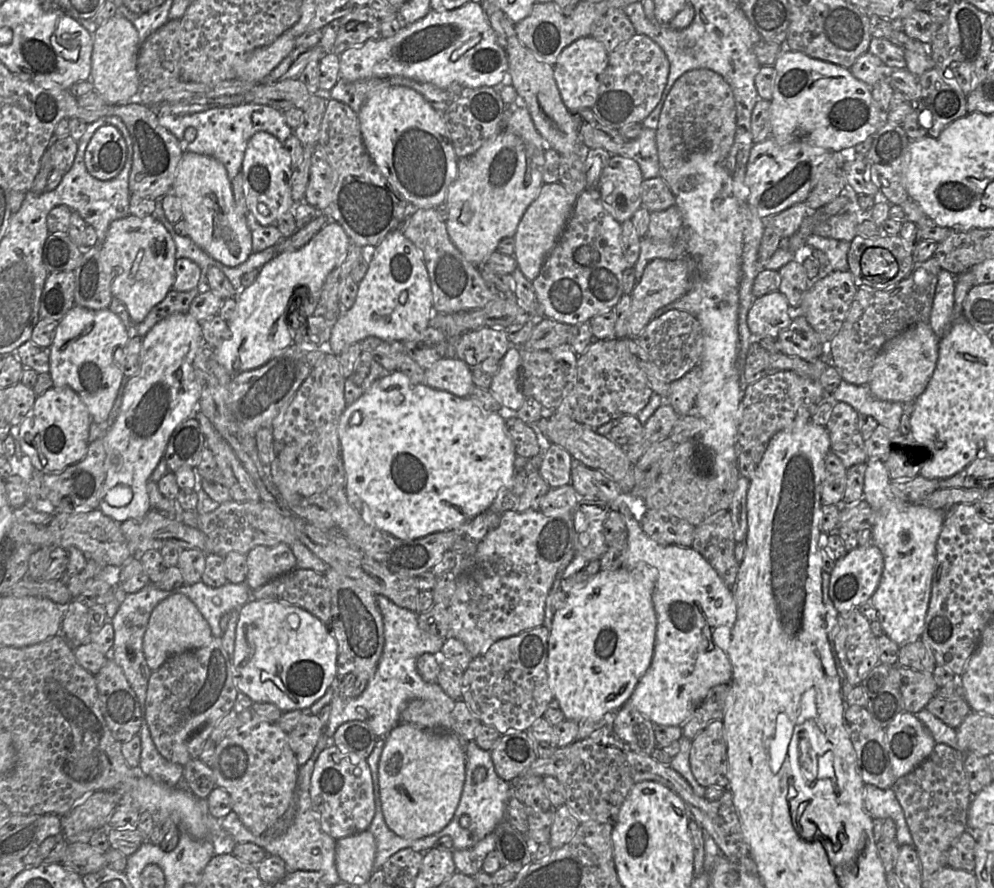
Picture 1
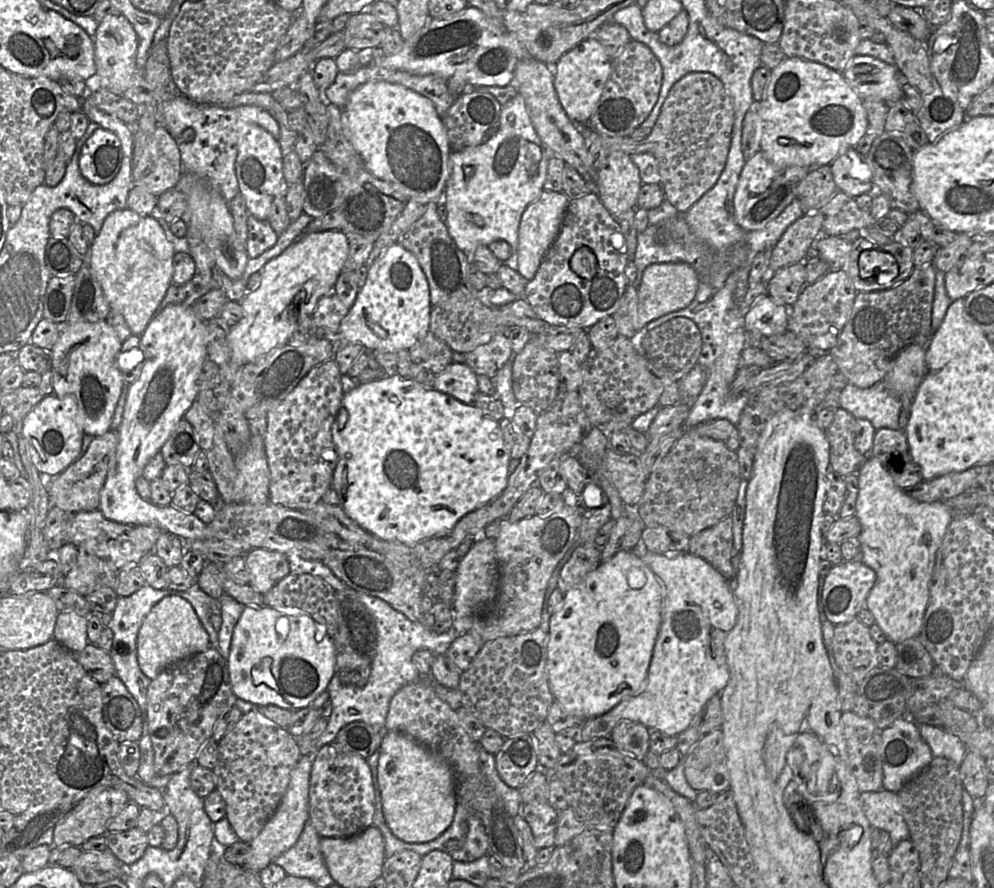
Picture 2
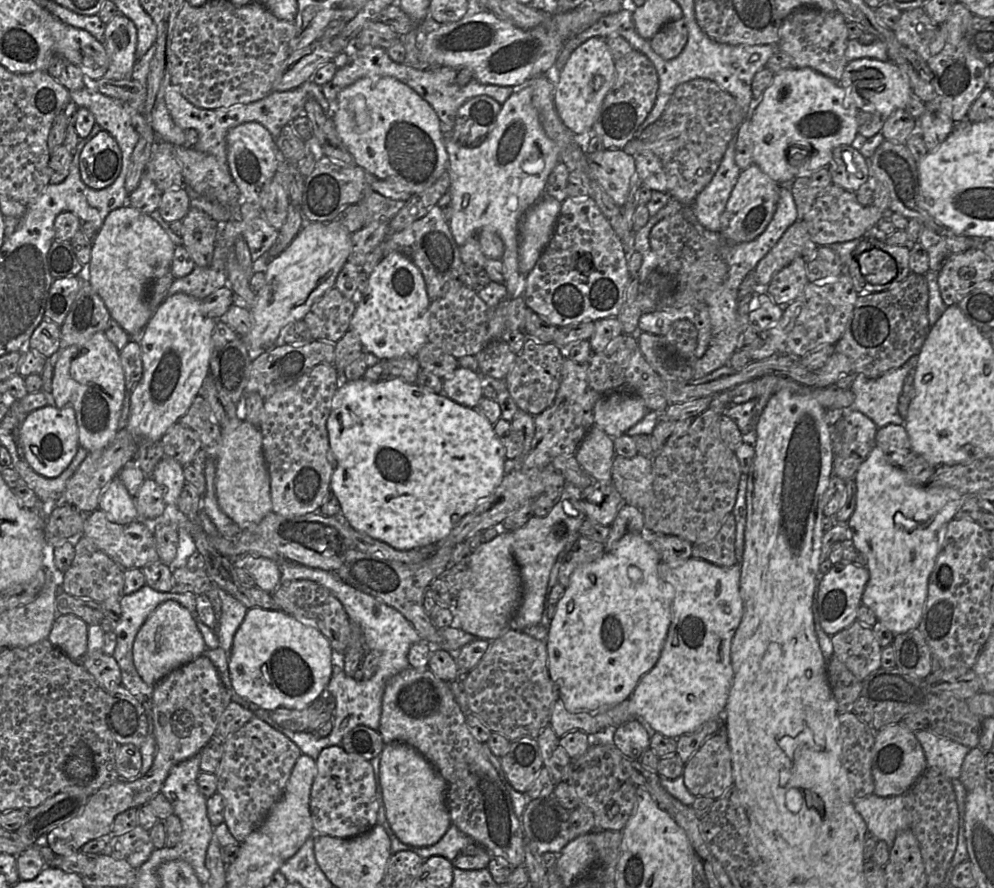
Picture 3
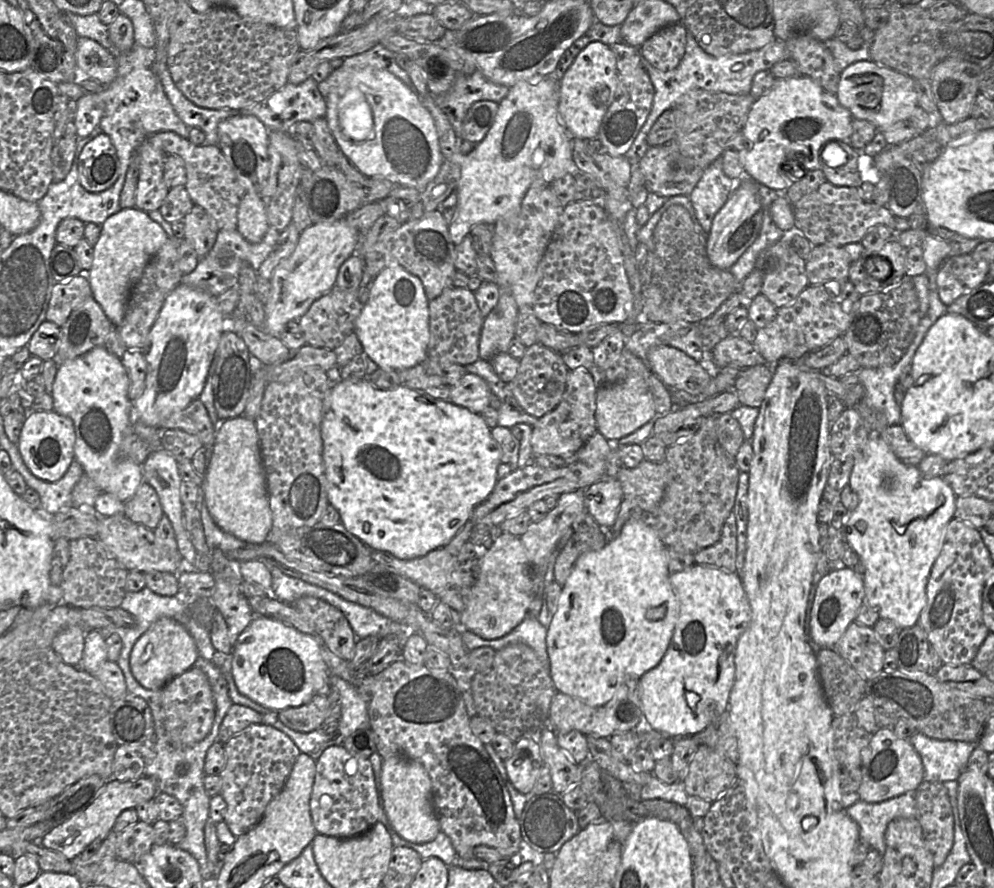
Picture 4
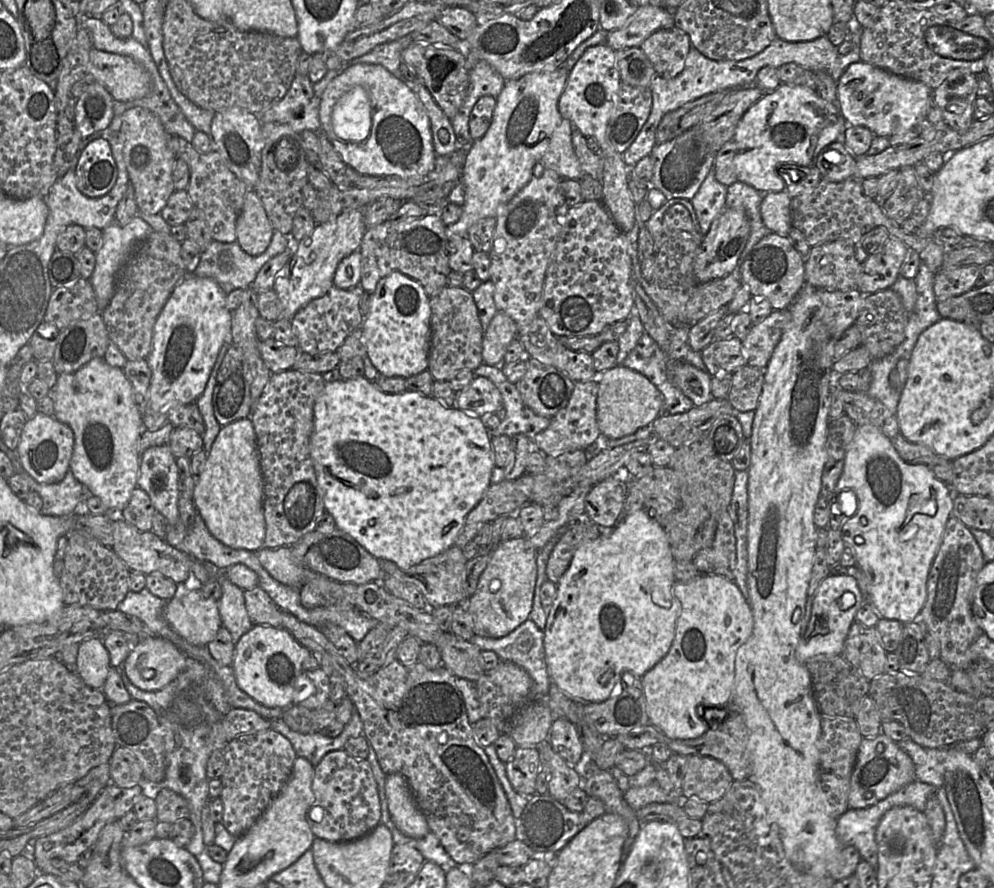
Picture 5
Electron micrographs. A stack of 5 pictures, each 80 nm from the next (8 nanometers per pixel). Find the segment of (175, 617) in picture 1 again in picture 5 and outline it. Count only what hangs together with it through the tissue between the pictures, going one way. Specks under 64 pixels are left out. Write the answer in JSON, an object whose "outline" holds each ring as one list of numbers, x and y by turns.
{"outline":[[160,636,142,639,124,661,127,678,137,688,154,692,174,681,186,667,186,655]]}

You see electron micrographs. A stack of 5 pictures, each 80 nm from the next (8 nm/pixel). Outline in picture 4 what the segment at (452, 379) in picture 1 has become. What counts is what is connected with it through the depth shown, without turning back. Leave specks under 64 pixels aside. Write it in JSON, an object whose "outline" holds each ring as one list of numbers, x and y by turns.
{"outline":[[467,372,456,385,450,386,449,401,481,414,490,405,491,394,488,383,481,376]]}

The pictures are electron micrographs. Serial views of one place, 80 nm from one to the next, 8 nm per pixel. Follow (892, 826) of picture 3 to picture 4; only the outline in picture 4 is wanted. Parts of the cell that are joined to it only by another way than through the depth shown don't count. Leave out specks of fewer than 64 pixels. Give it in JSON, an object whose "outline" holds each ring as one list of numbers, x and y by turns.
{"outline":[[916,790,879,803,858,800,847,814,859,827,859,841,866,842,883,856,886,850,885,832,888,824,897,818,916,818]]}

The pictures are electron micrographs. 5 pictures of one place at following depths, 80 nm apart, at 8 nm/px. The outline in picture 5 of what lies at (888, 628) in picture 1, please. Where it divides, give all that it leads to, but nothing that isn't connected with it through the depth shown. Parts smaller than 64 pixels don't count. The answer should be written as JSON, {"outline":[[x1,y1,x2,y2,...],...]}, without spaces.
{"outline":[[870,424,857,425,847,448,843,472,837,483,837,495,842,491,853,491,857,496,857,512,846,516,839,530,844,543,855,551,857,565,867,578,866,601,872,604,881,618,898,620,903,624,918,621,927,598,929,572,946,524,952,517,953,491,927,465,904,461,892,440]]}

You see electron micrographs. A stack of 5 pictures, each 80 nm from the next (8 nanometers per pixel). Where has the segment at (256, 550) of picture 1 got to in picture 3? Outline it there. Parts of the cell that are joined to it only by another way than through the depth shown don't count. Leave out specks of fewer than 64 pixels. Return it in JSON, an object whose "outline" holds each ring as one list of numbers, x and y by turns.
{"outline":[[245,555,239,561,239,565,244,567,255,581,255,586,272,593,280,584,279,564,260,555]]}

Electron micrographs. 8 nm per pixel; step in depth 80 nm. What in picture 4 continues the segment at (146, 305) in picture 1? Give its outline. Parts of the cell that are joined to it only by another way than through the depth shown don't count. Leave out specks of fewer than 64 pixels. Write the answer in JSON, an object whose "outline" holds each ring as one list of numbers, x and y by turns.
{"outline":[[136,207,120,209,101,226,100,237,93,246,93,262,89,270,92,295,114,326,120,325,134,285,143,271,166,243,168,236,147,212]]}

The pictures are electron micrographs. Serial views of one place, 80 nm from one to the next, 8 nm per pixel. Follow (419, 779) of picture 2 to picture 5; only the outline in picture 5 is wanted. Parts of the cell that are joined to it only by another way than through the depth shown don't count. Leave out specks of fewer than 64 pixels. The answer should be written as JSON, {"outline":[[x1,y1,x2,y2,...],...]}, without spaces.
{"outline":[[403,775,386,776,385,794,392,821,403,834,418,839,430,833,425,816,416,805]]}

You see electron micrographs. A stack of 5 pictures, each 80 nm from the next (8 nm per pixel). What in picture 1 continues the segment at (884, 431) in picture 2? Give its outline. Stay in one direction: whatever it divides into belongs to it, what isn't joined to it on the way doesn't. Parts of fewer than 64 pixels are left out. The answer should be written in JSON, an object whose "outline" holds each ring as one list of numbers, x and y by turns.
{"outline":[[878,425,872,435,867,440,864,440,864,445,868,460,885,462,892,451,893,444,896,444,902,451,908,450,910,453,909,444,911,442,911,437,903,436,899,430,892,431,882,425]]}

